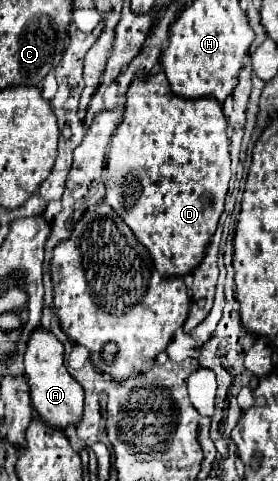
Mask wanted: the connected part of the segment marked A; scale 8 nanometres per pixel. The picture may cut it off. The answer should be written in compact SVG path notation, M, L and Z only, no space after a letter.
M39 327L31 333L25 349L25 375L31 387L31 401L41 419L61 429L69 423L77 423L83 415L83 387L65 369L63 355L63 345L51 331Z

